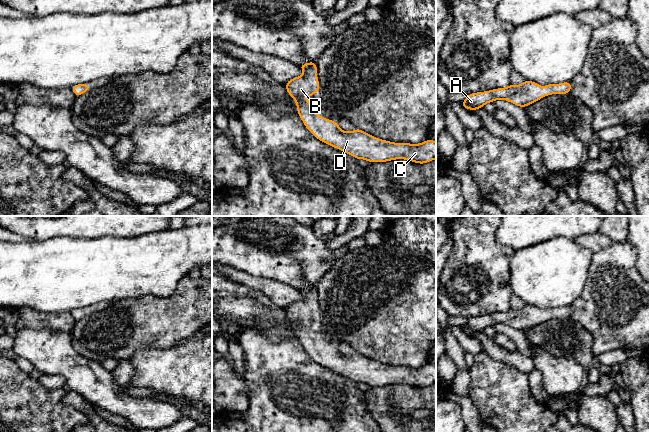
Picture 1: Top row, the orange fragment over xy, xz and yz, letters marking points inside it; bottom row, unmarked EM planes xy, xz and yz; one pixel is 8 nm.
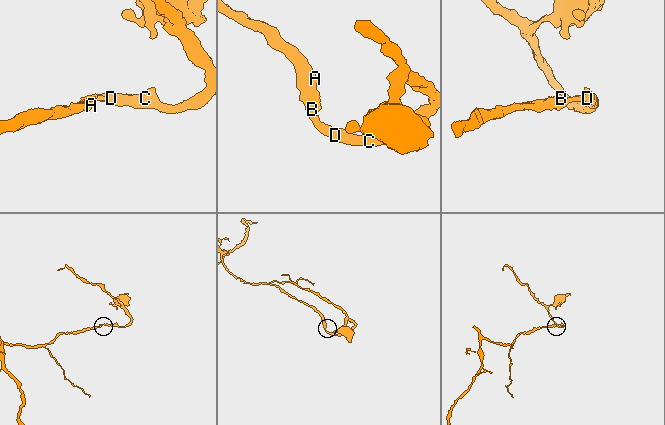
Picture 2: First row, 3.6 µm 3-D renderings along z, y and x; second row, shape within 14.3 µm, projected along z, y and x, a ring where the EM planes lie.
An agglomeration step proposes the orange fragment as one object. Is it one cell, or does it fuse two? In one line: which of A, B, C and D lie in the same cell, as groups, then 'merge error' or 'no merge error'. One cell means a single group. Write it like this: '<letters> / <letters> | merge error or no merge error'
A B C D | no merge error

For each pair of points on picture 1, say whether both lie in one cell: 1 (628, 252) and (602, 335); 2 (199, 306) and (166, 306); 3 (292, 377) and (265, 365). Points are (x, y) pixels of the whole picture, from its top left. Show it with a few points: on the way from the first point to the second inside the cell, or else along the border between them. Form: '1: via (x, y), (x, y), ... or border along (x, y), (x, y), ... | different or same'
1: via (614, 273), (614, 314) | same
2: via (191, 306), (174, 306) | same
3: via (285, 377), (280, 376), (272, 369) | same

